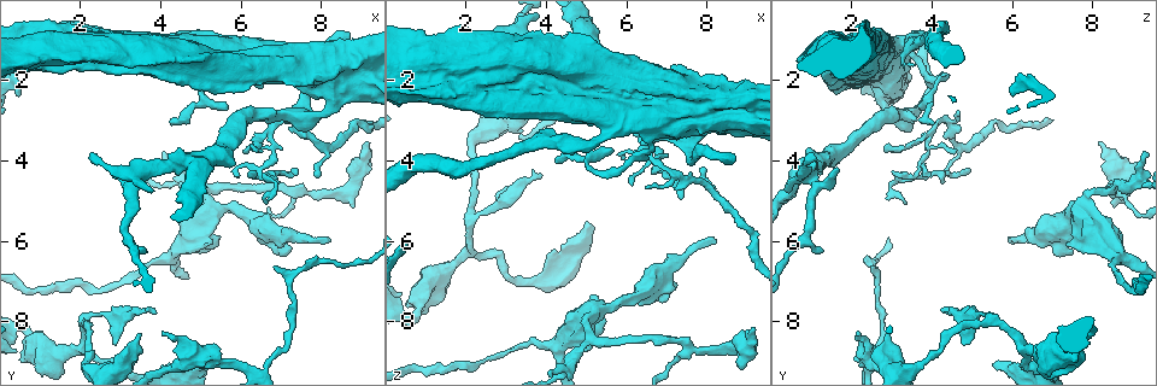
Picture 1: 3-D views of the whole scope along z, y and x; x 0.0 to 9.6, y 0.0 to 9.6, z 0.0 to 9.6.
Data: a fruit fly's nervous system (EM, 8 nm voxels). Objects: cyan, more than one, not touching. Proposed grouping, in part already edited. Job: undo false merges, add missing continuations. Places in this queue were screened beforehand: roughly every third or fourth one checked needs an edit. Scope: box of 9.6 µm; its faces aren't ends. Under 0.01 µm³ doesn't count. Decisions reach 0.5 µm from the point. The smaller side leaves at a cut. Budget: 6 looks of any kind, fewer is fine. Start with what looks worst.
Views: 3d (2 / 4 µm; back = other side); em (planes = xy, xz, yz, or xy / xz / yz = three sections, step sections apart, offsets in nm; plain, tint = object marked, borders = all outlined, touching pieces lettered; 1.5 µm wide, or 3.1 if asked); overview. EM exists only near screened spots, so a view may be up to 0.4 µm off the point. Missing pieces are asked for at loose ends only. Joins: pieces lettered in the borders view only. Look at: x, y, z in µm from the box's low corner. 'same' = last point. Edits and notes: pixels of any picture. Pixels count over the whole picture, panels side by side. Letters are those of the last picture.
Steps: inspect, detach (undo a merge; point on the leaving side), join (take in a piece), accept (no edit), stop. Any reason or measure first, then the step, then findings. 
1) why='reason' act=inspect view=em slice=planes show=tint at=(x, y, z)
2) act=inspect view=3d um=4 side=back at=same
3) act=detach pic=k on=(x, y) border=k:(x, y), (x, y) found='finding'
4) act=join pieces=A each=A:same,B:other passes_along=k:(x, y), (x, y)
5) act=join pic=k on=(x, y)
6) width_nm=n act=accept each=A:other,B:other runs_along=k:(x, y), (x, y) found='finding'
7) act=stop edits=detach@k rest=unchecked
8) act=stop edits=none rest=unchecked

why='an open end' act=inspect view=em slice=xz step=4 show=tint at=(6.65, 5.05, 3.35)

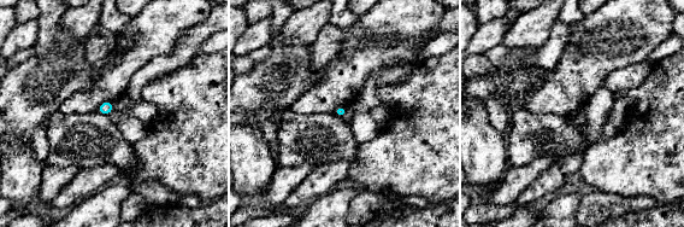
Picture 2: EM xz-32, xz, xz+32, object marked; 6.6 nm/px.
act=inspect view=em slice=planes show=borders at=same

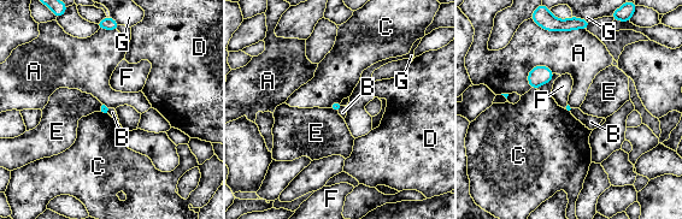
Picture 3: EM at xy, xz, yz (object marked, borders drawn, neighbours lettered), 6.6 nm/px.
longest_contact=A:280nm act=accept each=A:other,B:other,C:other,D:other,E:other,F:other,G:other border=3:(544, 29), (551, 31), (586, 30) found='no lettered piece goes on from it'

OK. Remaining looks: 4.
why='tapers out' act=inspect view=3d um=4 at=(2.85, 8.60, 4.80)

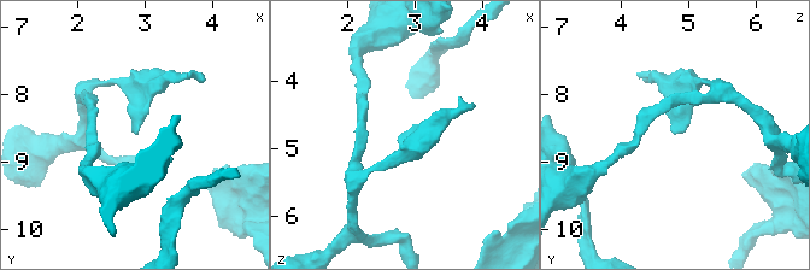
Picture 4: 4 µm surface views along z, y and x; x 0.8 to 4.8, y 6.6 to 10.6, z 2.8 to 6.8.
act=inspect view=em slice=planes show=borders at=(2.90, 8.55, 4.80)

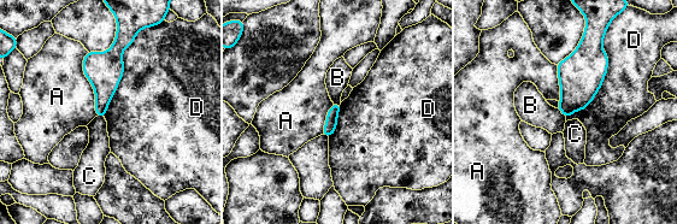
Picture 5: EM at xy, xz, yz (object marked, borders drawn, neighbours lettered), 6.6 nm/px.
act=accept each=A:other,B:other,C:other,D:other border=5:(605, 36), (602, 84), (566, 117) found='no lettered piece goes on from it'

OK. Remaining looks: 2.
why='two arms in line, one across' act=inspect view=em slice=planes show=tint at=(6.75, 3.30, 4.00)

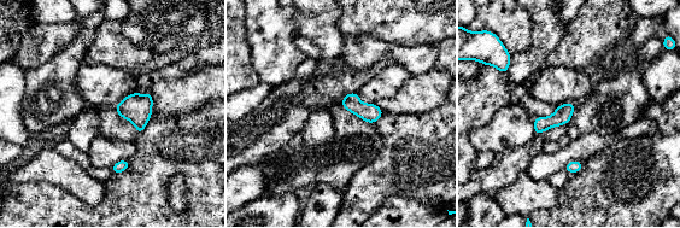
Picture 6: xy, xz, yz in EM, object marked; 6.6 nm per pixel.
why='see the neighbours' act=inspect view=em slice=planes show=borders at=same

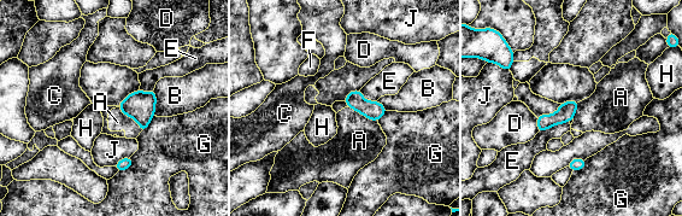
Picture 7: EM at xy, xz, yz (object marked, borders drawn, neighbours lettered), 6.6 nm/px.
width_nm=110 act=accept each=A:other,B:other,C:other,D:other,E:other,F:other,G:other,H:other,J:other found='one neuron here'

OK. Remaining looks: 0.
act=stop edits=none rest=unchecked

